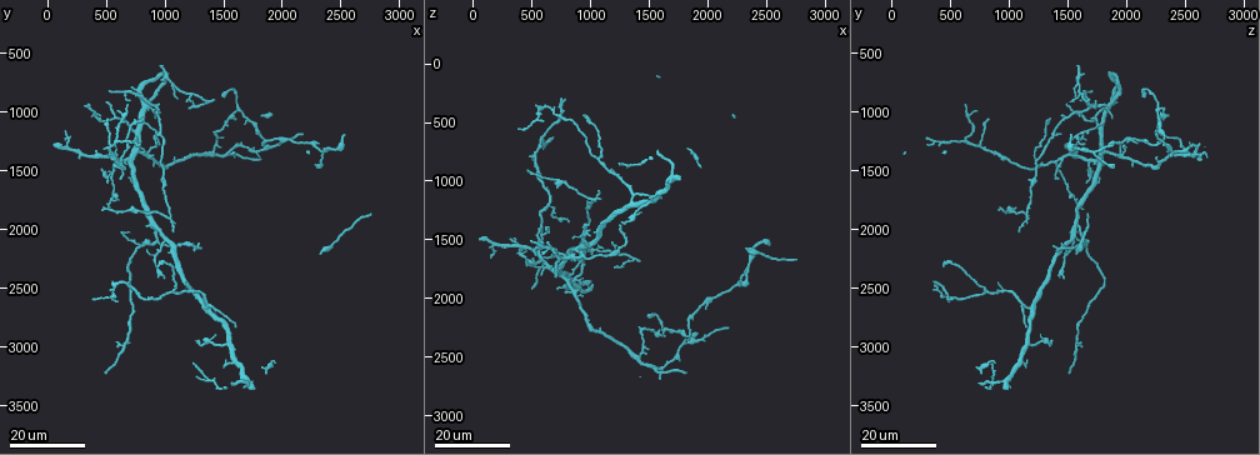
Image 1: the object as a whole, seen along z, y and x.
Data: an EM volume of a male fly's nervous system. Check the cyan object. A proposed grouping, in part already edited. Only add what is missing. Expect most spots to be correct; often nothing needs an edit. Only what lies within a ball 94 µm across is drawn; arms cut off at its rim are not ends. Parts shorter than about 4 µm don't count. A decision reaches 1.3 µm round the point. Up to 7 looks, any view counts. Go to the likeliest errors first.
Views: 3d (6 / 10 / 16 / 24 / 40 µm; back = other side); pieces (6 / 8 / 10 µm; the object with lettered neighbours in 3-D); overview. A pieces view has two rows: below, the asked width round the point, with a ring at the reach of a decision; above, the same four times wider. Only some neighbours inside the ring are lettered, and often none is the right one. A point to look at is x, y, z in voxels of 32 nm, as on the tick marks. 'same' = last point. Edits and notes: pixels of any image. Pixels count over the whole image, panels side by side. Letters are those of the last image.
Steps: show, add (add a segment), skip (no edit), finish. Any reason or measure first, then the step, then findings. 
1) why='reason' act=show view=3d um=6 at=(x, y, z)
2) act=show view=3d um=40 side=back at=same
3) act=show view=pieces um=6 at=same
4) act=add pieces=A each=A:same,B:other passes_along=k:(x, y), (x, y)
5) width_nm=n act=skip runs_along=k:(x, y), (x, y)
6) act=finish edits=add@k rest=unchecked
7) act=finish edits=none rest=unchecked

why='branch stops here' act=show view=3d um=16 at=(600, 1580, 1420)

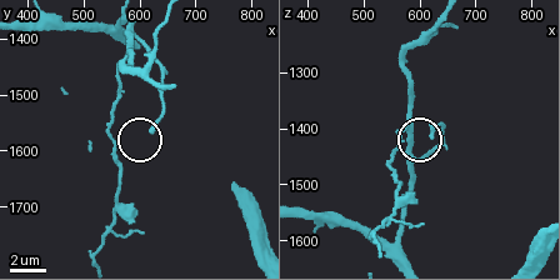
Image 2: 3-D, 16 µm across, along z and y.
act=show view=pieces um=6 at=(620, 1565, 1410)

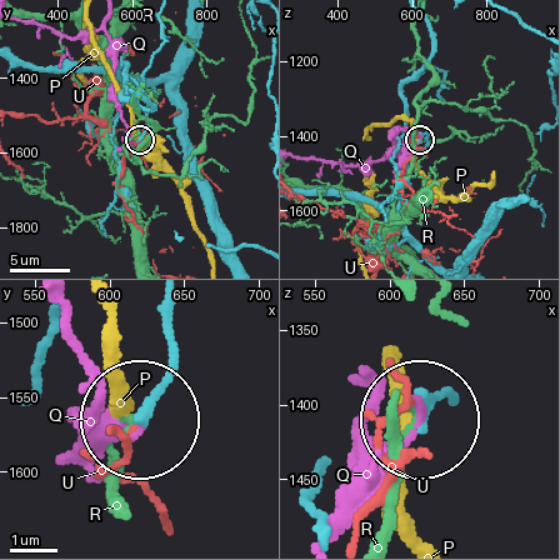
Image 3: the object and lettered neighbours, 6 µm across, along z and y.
act=skip each=P:other,Q:other,R:other,U:other found='none of them fits'

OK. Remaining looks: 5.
why='an open end' act=show view=3d um=24 at=(1400, 900, 1680)

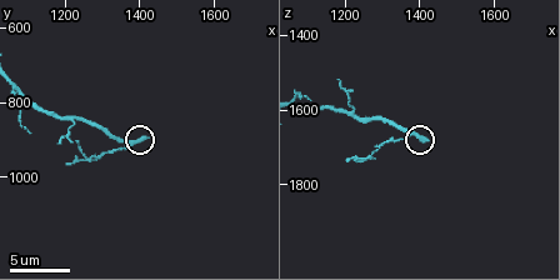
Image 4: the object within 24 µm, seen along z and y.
act=show view=pieces um=8 at=(1410, 900, 1680)

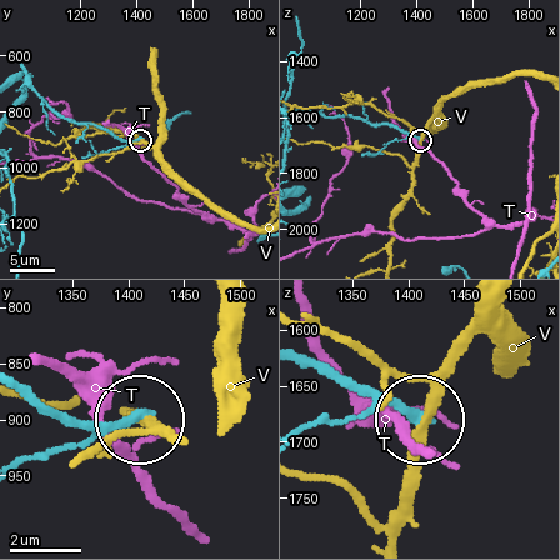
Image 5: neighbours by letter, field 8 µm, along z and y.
act=skip each=T:other,V:other found='none of them fits'

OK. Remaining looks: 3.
why='thin end' act=show view=3d um=24 at=(2340, 2200, 1580)

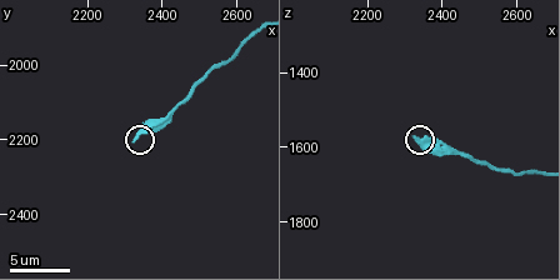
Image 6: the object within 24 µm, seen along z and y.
why='what lies round it' act=show view=pieces um=6 at=(2330, 2200, 1570)

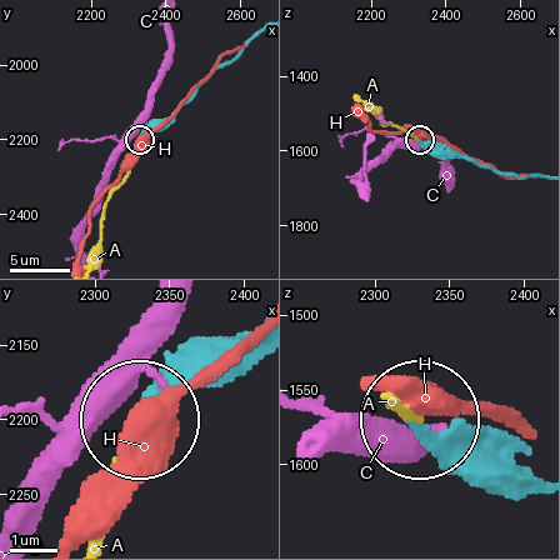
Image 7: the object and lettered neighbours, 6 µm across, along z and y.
act=add pieces=A each=A:same,C:other,H:other passes_along=7:(418, 140), (409, 131), (385, 125), (366, 104) found='the neuron continues'

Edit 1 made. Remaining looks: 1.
act=finish edits=add@7 rest=unchecked

